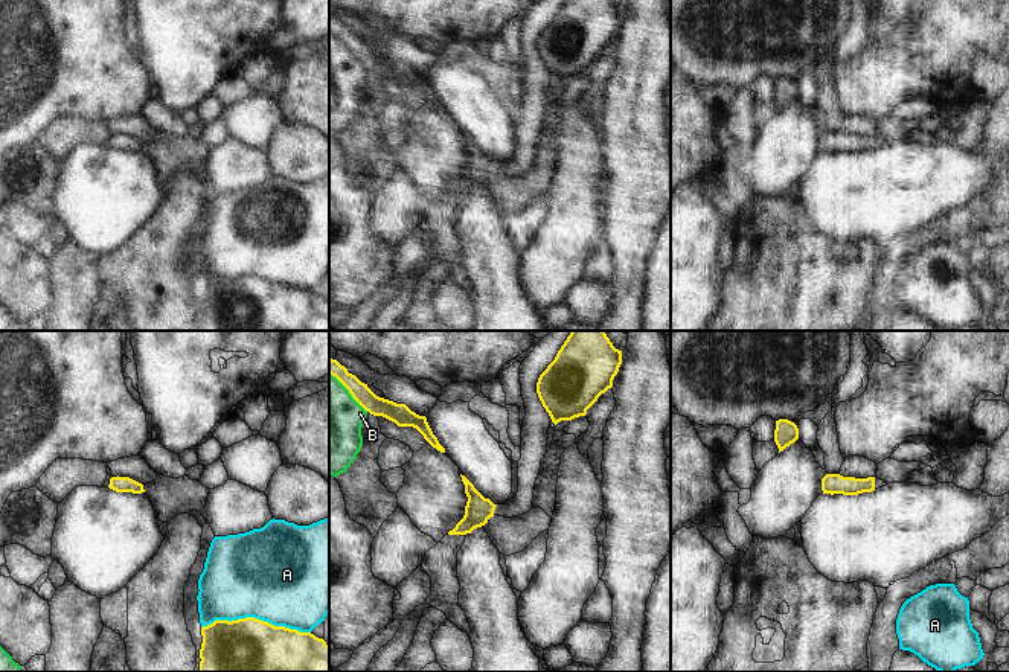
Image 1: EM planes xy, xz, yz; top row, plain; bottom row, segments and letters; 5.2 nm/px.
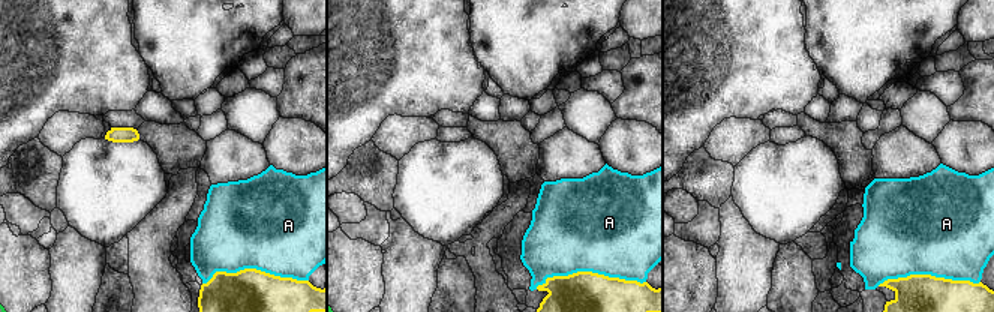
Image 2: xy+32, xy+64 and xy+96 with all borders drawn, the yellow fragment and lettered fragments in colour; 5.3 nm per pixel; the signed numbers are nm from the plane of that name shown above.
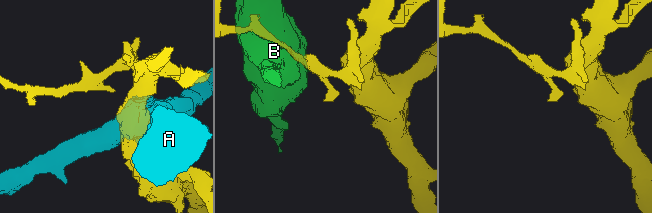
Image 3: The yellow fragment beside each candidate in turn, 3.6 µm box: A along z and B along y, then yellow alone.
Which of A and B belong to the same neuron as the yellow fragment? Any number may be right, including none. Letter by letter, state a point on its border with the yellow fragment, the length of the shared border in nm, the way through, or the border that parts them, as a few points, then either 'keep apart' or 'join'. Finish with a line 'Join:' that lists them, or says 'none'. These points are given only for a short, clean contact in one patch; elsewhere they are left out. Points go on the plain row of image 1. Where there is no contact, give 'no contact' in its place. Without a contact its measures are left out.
A: contact xy (256, 278); length 600 nm; keep apart
B: contact xz (349, 51); length 300 nm; keep apart
Join: none

